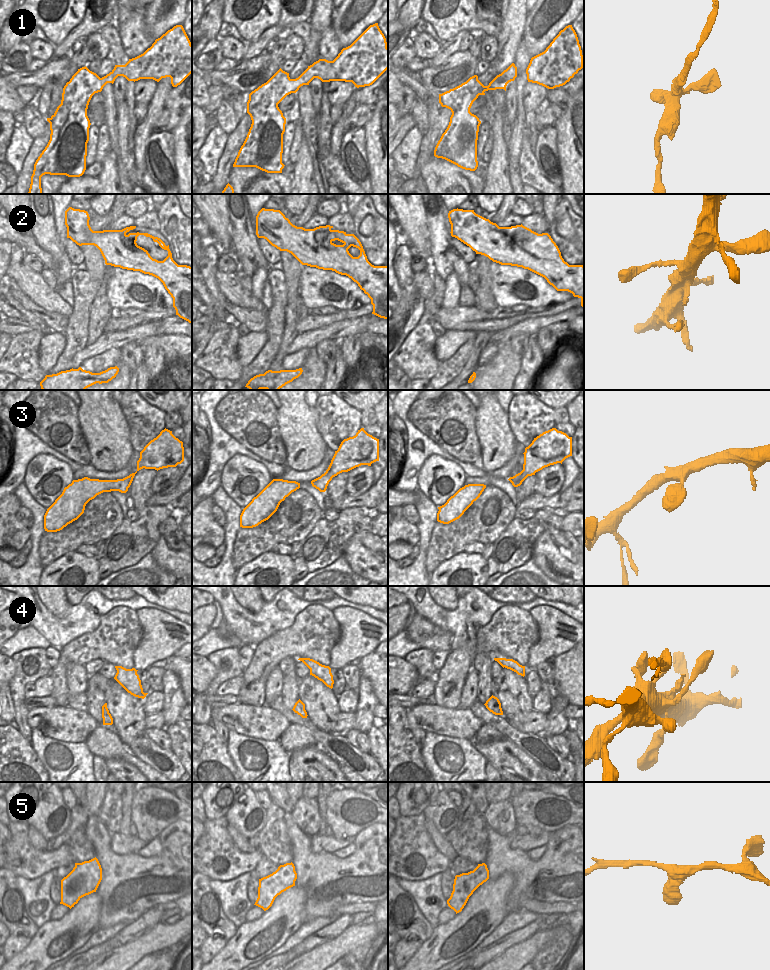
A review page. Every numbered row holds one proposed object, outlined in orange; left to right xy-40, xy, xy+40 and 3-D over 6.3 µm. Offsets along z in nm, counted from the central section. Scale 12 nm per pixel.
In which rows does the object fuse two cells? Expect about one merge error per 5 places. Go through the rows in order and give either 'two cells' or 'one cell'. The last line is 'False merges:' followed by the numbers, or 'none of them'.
1: one cell
2: one cell
3: one cell
4: one cell
5: one cell
False merges: none of them

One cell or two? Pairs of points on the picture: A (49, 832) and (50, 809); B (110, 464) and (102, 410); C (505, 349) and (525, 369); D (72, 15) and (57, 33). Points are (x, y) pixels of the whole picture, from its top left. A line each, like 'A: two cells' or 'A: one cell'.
A: one cell
B: one cell
C: two cells
D: one cell

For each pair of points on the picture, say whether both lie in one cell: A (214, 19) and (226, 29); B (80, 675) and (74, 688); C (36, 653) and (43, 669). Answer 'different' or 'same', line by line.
A: different
B: same
C: same

